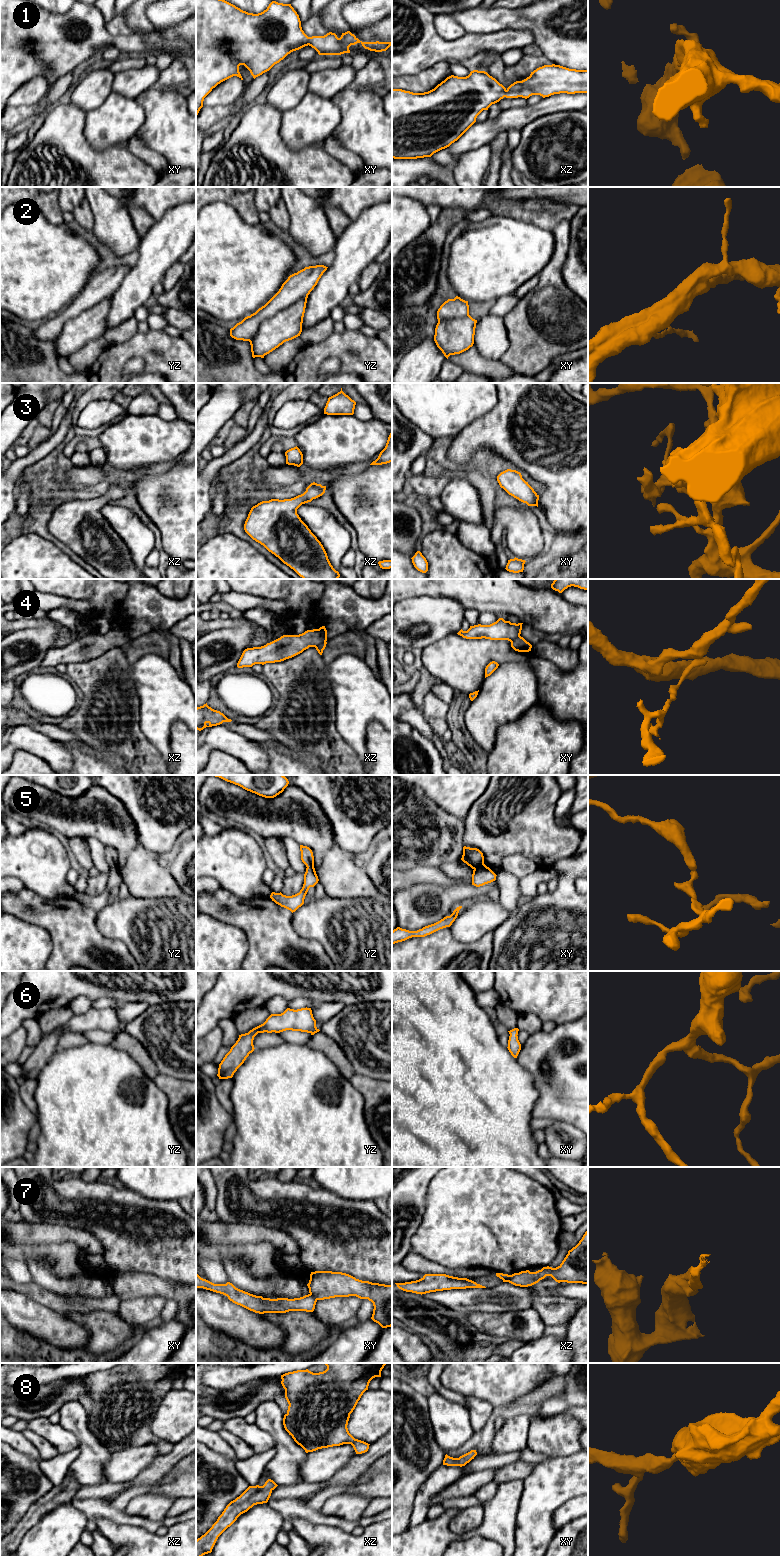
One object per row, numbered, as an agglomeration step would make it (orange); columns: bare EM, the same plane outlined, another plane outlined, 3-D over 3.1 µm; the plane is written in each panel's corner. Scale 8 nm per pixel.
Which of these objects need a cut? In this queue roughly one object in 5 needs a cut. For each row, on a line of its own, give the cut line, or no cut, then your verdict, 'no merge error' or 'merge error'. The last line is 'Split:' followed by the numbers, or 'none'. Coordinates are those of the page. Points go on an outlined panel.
1: cut none; no merge error
2: cut none; no merge error
3: cut none; no merge error
4: cut xz (325, 640), (315, 647); merge error
5: cut xy (483, 863), (474, 869); merge error
6: cut none; no merge error
7: cut xy (310, 1293), (316, 1300); merge error
8: cut none; no merge error
Split: 4, 5, 7

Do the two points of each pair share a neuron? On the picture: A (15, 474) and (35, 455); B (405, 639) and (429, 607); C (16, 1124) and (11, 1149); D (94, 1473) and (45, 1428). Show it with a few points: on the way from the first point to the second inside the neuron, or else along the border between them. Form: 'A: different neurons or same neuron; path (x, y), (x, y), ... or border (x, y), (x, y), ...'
A: same neuron; path (18, 469), (30, 459)
B: same neuron; path (410, 631), (425, 615)
C: same neuron; path (11, 1130), (11, 1143)
D: different neurons; border (63, 1428), (70, 1431), (76, 1437), (78, 1447)

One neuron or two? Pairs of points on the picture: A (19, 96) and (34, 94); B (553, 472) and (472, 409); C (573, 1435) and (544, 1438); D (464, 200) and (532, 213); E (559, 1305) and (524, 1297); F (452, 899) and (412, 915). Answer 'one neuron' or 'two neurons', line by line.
A: one neuron
B: two neurons
C: one neuron
D: one neuron
E: two neurons
F: one neuron

